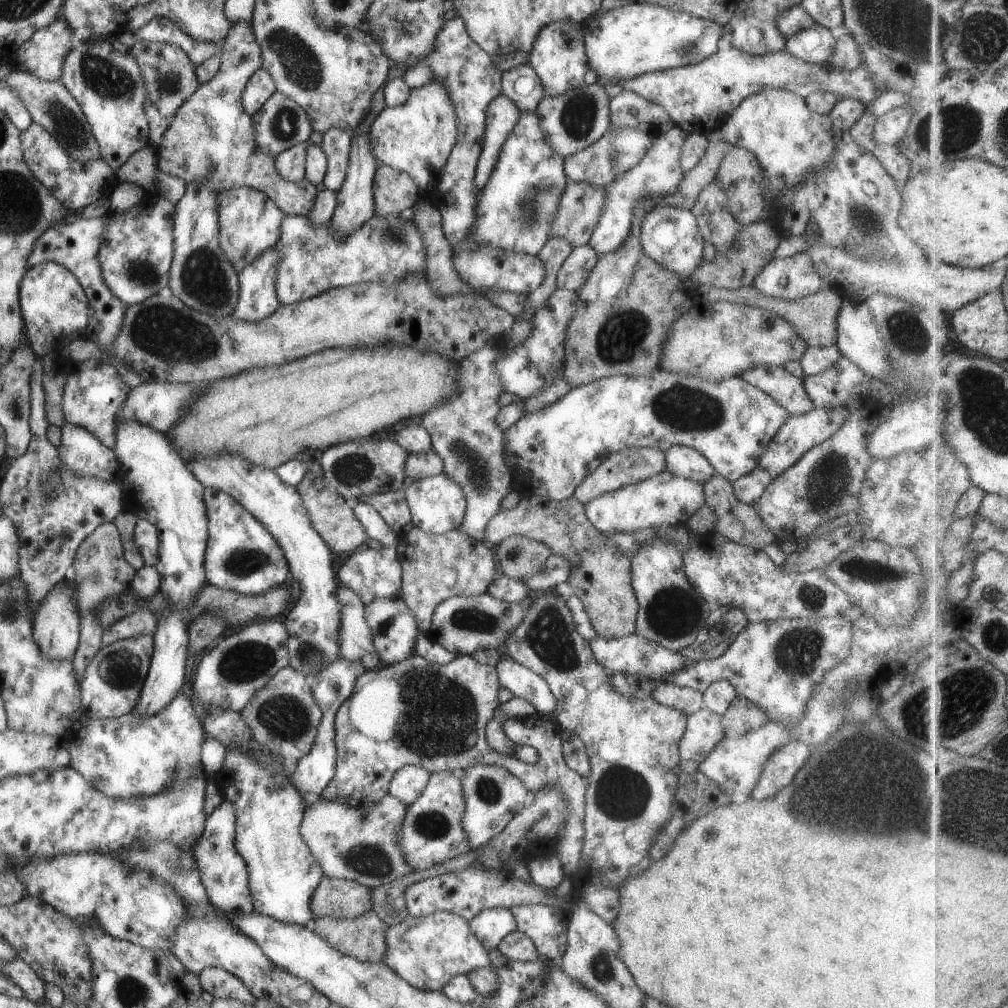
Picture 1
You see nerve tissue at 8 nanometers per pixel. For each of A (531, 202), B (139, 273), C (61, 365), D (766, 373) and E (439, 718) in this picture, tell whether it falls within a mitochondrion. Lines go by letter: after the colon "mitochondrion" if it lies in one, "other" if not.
A: mitochondrion
B: mitochondrion
C: other
D: other
E: mitochondrion

